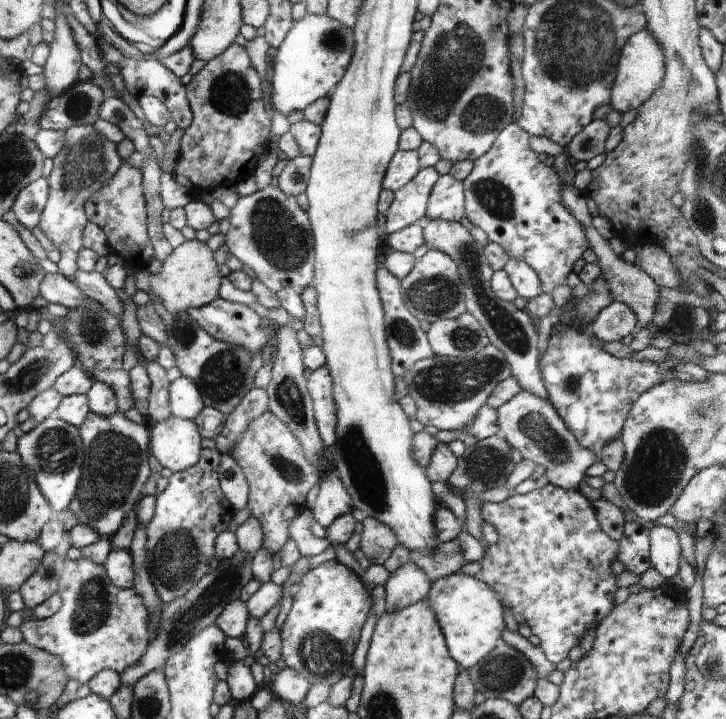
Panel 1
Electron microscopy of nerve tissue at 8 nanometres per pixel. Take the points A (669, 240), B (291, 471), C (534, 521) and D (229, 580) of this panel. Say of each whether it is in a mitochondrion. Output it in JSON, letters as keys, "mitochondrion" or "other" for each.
{"A":"other","B":"mitochondrion","C":"other","D":"mitochondrion"}

